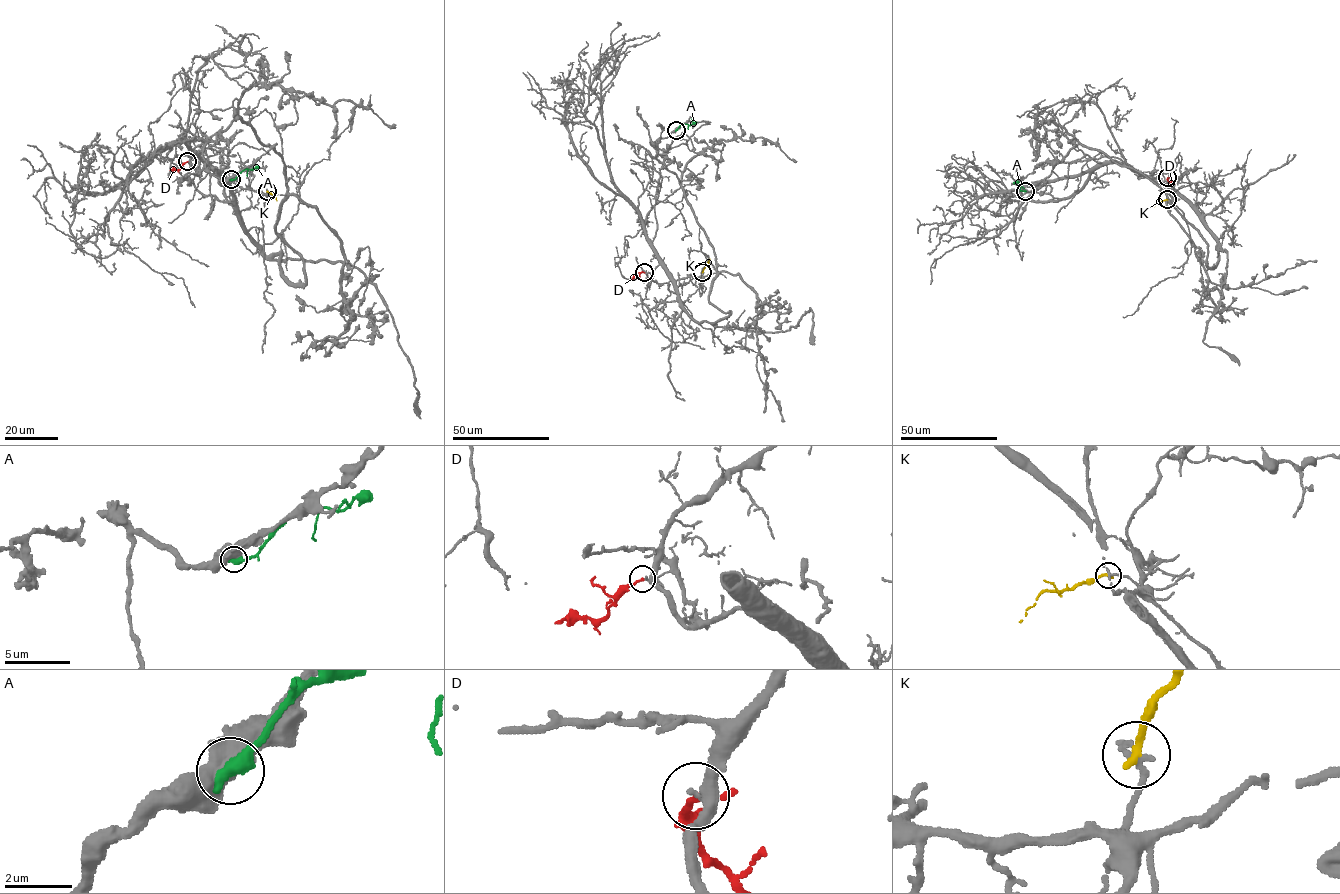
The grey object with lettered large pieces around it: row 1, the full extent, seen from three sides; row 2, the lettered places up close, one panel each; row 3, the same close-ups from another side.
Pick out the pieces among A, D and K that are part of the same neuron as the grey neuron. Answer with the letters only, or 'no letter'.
D

